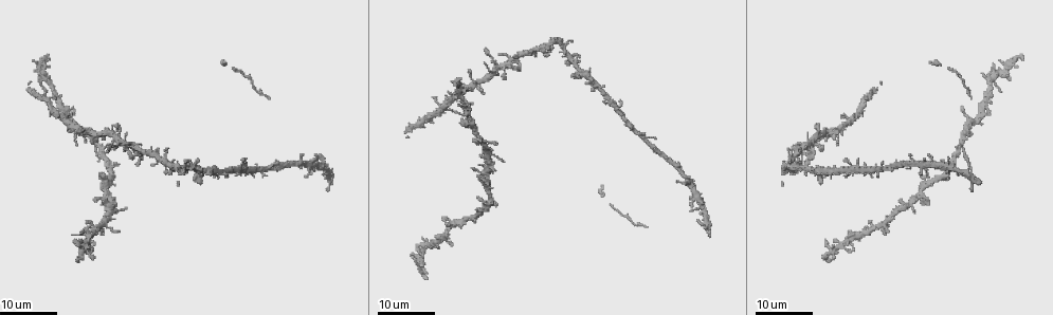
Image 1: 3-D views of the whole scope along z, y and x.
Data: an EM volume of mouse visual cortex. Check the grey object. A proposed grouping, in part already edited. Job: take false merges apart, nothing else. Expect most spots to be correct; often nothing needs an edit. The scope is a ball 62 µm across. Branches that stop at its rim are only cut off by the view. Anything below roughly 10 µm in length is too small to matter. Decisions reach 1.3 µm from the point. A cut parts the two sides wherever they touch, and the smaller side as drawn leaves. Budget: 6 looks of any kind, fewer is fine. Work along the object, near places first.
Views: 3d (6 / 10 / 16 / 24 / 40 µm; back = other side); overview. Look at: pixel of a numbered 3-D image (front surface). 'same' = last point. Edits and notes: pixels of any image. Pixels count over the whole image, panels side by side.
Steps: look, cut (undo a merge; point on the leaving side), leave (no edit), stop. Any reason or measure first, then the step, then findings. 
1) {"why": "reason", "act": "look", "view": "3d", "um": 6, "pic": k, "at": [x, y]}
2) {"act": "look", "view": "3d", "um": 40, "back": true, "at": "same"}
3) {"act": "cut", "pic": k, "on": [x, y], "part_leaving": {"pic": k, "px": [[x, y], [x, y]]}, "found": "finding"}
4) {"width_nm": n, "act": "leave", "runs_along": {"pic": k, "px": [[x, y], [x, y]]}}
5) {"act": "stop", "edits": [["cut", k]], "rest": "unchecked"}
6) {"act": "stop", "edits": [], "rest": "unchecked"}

{"why": "thin neck", "act": "look", "view": "3d", "um": 24, "pic": 1, "at": [851, 236]}

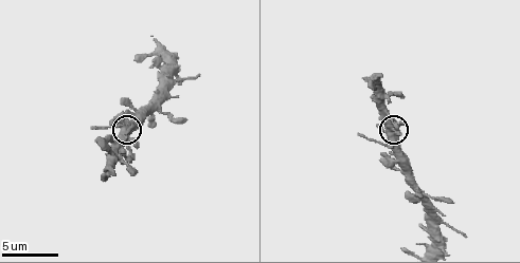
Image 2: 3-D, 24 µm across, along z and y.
{"why": "closer look", "act": "look", "view": "3d", "um": 6, "at": "same"}

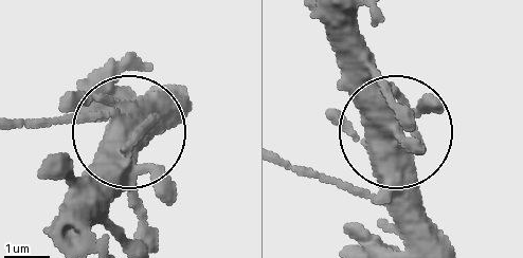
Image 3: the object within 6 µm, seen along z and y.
{"width_nm": 420, "act": "leave", "found": "one neuron here"}

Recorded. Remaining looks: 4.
{"why": "four-way junction", "act": "look", "view": "3d", "um": 24, "pic": 1, "at": [972, 123]}

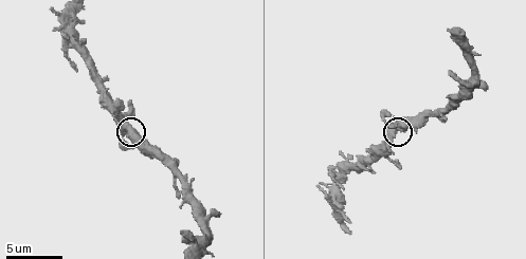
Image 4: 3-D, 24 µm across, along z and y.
{"act": "look", "view": "3d", "um": 6, "pic": 4, "at": [396, 130]}

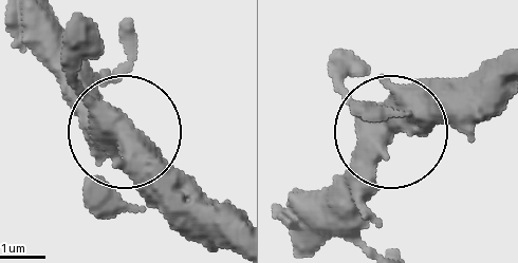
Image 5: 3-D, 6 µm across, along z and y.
{"arms": 4, "act": "leave", "found": "one neuron here"}

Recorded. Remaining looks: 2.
{"act": "look", "view": "3d", "um": 16, "pic": 1, "at": [76, 131]}

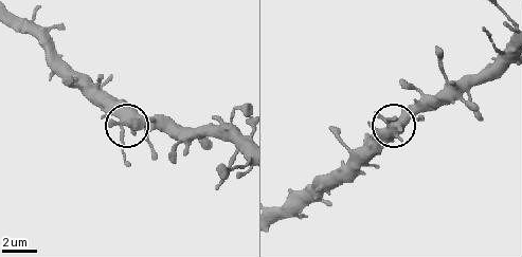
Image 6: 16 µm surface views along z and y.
{"why": "zoom in", "act": "look", "view": "3d", "um": 10, "pic": 6, "at": [122, 127]}

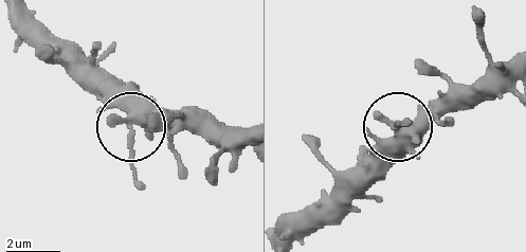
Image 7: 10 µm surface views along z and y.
{"act": "leave", "runs_along": {"pic": 7, "px": [[512, 57], [430, 103], [398, 130], [364, 176]]}, "found": "continuous, no second neuron"}

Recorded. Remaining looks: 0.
{"act": "stop", "edits": [], "rest": "unchecked"}

